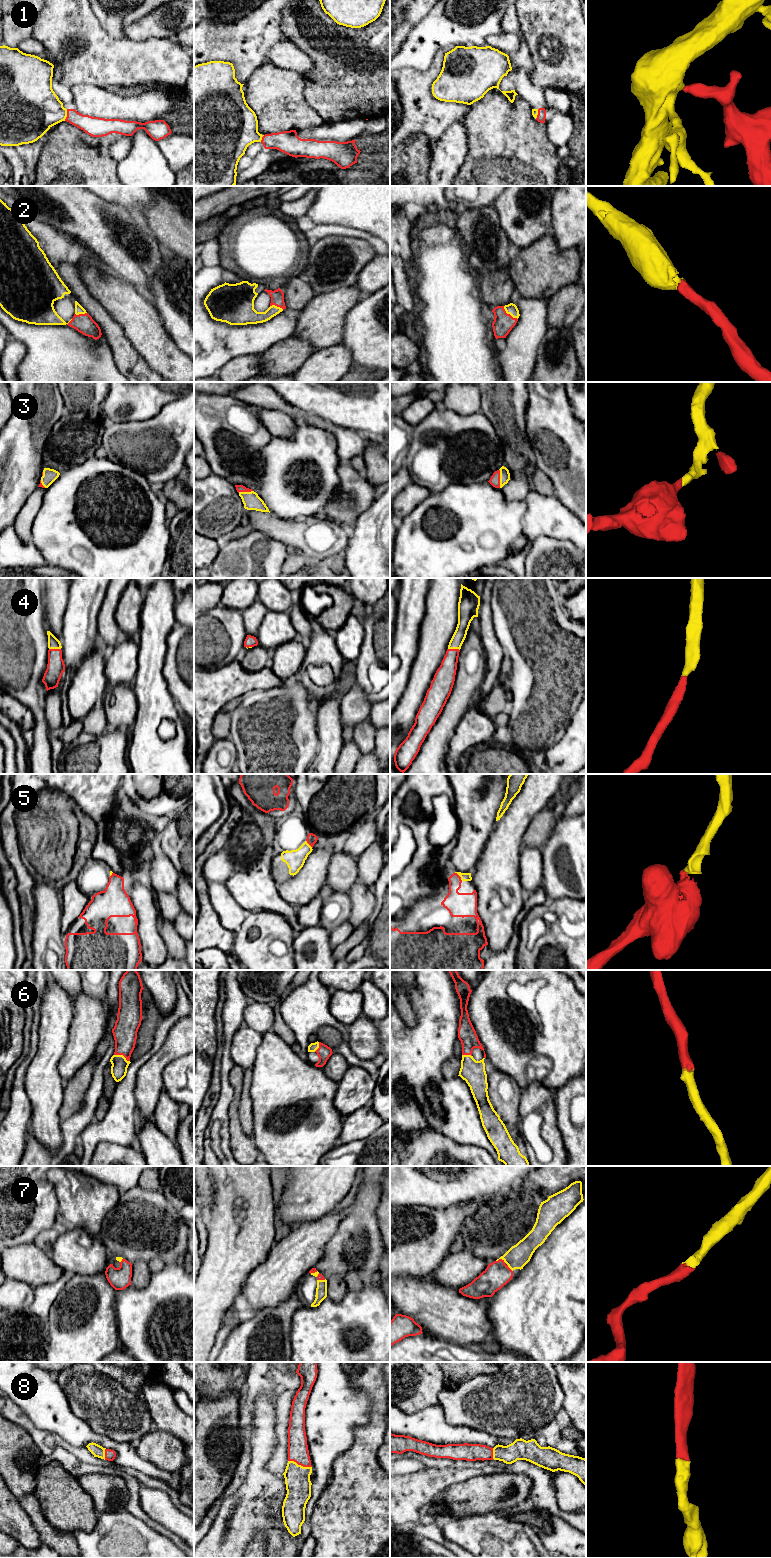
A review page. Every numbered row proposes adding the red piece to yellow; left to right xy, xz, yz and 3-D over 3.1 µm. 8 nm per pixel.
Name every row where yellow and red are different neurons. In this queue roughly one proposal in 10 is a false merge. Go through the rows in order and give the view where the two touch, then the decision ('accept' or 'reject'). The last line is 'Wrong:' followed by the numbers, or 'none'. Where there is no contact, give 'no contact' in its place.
1: contact in xy; accept
2: contact in yz; accept
3: contact in yz; accept
4: contact in xy; accept
5: contact in yz; accept
6: contact in xy; accept
7: contact in yz; accept
8: contact in xz; accept
Wrong: none

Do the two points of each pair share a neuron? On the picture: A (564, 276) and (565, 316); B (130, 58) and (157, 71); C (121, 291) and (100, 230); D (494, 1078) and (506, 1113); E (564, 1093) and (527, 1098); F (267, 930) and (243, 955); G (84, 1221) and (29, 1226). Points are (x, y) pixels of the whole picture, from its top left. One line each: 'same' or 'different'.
A: different
B: same
C: different
D: same
E: different
F: same
G: different

